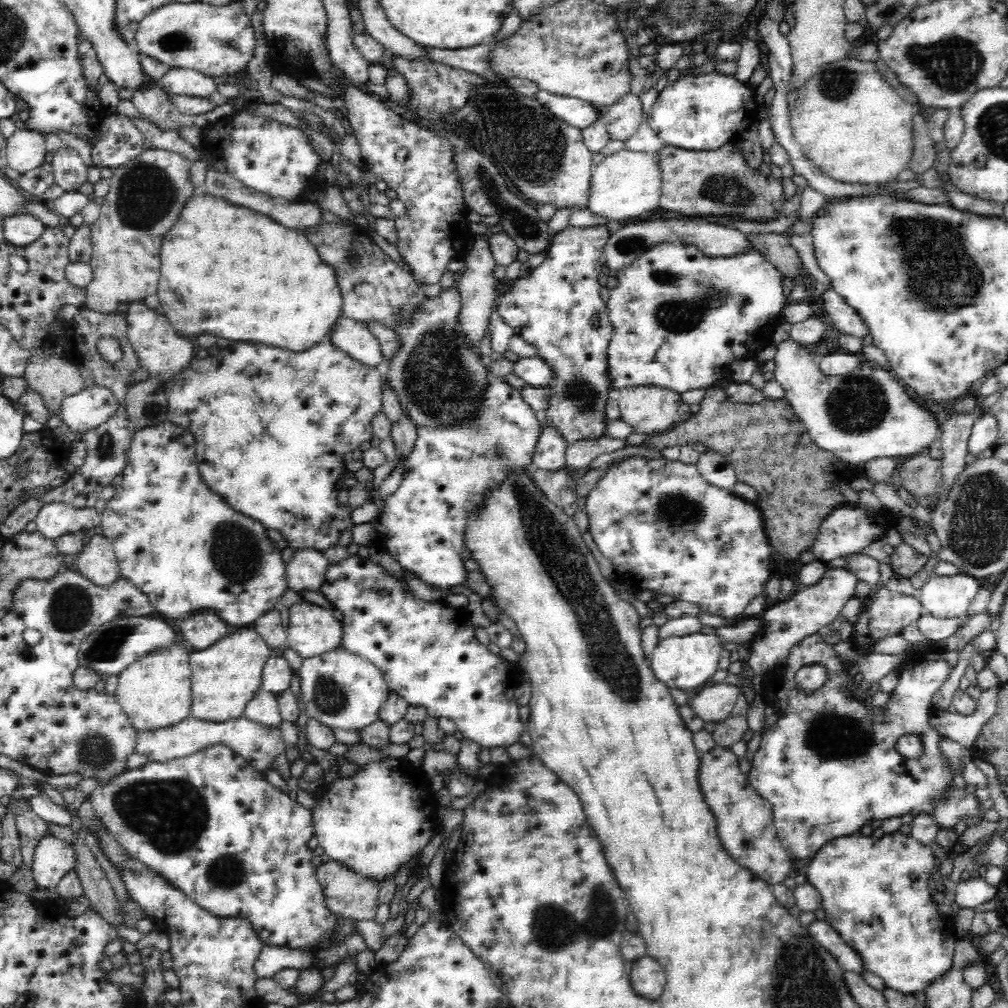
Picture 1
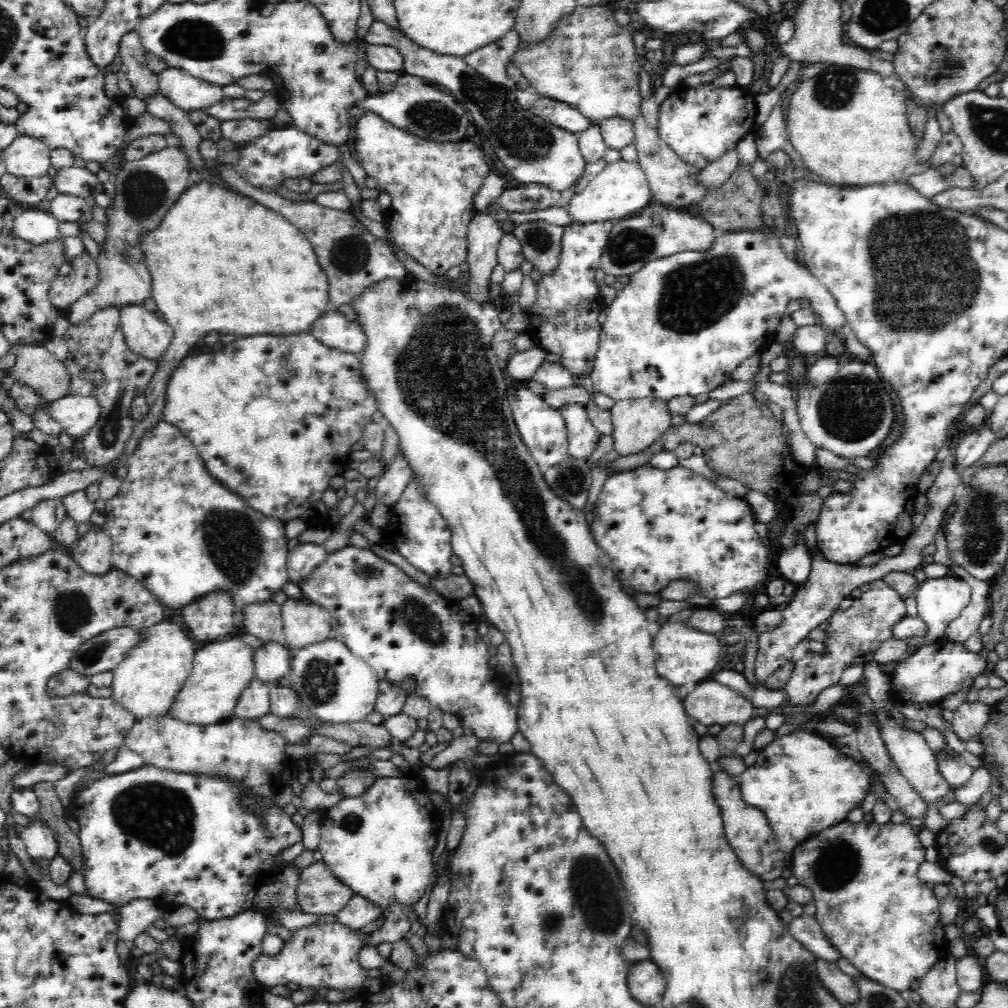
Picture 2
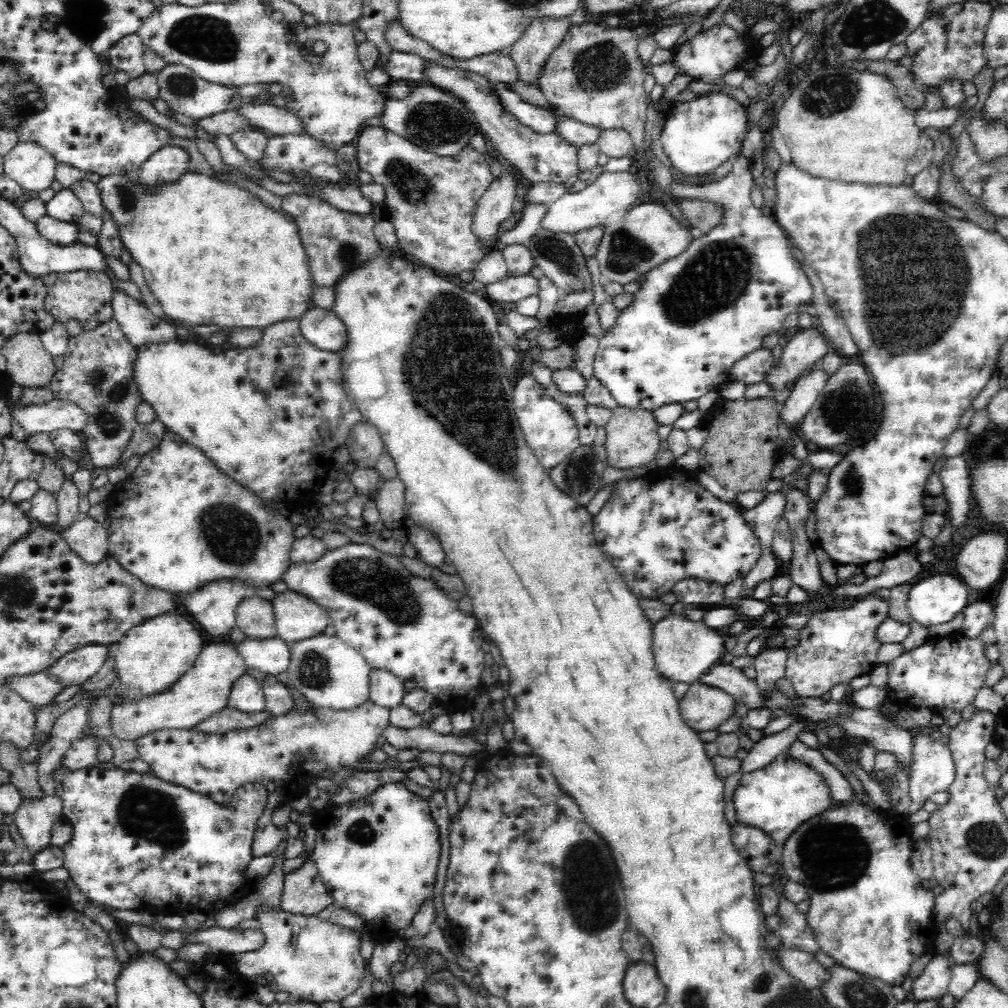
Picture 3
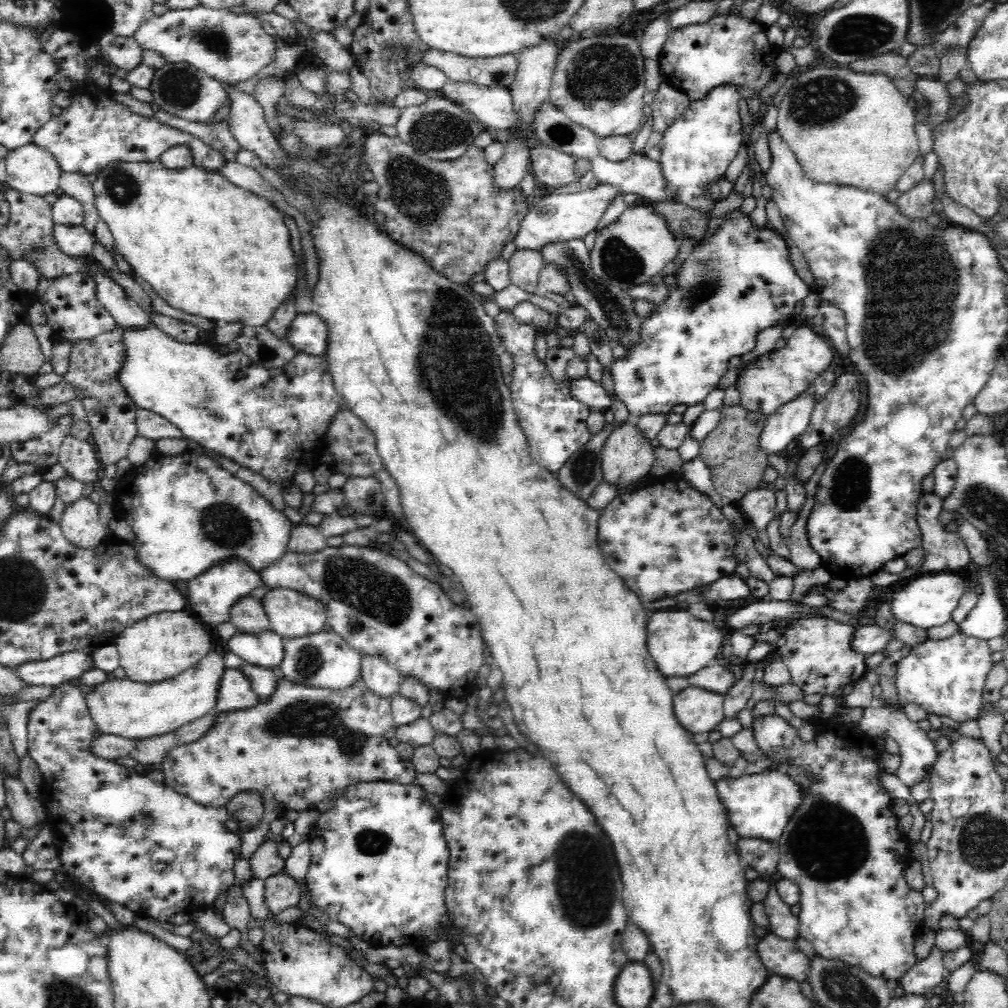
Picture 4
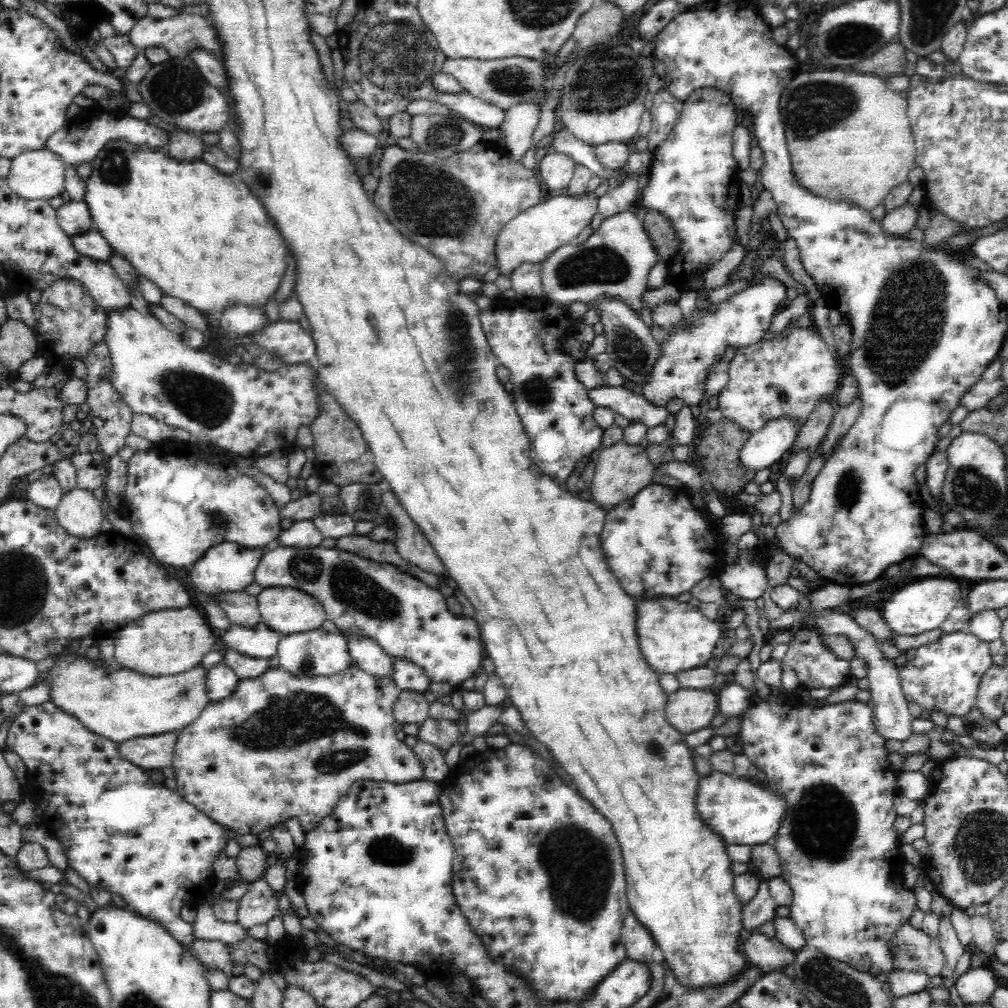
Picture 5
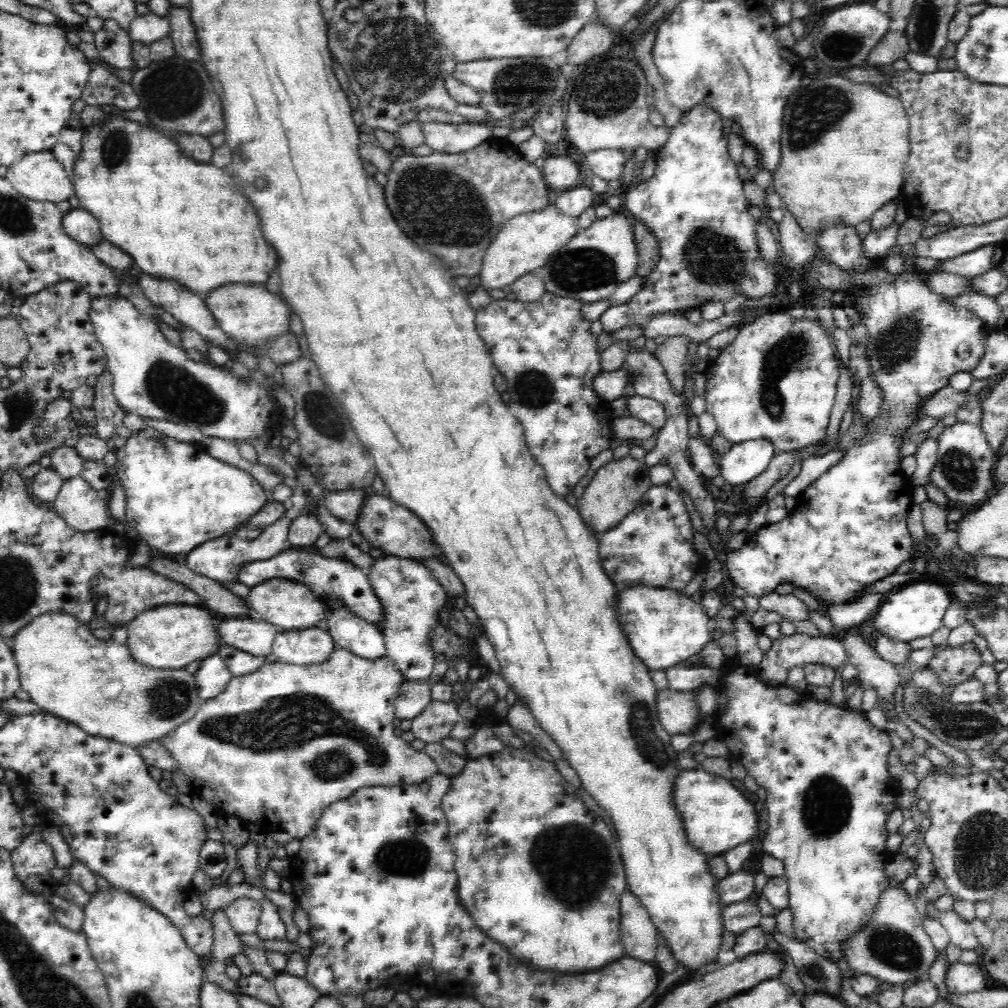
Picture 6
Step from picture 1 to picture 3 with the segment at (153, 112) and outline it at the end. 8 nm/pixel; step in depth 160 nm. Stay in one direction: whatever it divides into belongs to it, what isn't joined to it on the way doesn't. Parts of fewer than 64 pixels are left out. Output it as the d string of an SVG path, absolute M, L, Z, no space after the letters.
M137 32L128 34L108 48L106 62L112 64L118 71L127 72L131 79L138 78L146 70L143 57L145 47Z

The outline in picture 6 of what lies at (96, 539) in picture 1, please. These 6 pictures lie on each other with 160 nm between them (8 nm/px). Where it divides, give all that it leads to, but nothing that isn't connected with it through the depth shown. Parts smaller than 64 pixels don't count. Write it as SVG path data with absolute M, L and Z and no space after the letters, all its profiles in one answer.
M82 475L66 479L54 500L56 513L78 532L110 528L112 520L107 502L98 498Z

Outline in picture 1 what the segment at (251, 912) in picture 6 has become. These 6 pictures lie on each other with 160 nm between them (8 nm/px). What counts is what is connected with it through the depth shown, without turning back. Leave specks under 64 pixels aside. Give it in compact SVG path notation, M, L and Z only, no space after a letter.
M326 861L316 867L317 881L320 883L325 893L325 904L330 913L344 918L352 918L354 922L370 920L379 908L378 887L380 880L367 879L361 874L356 874L349 867L338 861Z

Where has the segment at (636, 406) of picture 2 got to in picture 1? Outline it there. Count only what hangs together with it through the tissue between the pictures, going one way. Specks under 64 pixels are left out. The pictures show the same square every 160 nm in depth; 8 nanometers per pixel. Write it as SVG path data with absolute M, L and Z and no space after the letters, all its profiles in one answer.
M627 386L618 392L617 403L620 411L619 420L632 428L631 439L637 441L654 434L660 434L678 422L676 411L681 404L681 395L667 387Z

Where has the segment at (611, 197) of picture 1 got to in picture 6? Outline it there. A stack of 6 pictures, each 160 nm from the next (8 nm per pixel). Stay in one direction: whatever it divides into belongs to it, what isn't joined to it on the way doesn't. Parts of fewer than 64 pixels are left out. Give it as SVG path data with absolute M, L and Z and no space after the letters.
M555 204L542 211L531 211L512 218L490 243L481 264L480 287L486 291L501 289L508 291L518 278L538 271L547 263L552 253L566 244L576 234L573 216L561 215Z

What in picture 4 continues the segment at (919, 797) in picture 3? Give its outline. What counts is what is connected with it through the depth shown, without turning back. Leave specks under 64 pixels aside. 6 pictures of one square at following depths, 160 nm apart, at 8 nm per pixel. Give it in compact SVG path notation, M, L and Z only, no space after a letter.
M882 703L877 707L869 707L865 710L860 719L860 726L862 734L867 738L890 736L890 738L894 738L898 743L901 764L894 775L900 779L900 782L910 787L912 784L920 782L922 778L930 777L937 760L935 744L928 739L926 731L920 729L917 723L907 717L902 706L895 708Z

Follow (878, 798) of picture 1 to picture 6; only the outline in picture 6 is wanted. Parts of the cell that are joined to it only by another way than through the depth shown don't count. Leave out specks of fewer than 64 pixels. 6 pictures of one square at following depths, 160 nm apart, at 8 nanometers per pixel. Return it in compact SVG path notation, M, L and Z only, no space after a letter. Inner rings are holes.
M973 643L948 650L942 649L936 648L938 654L930 660L928 667L936 671L941 678L942 691L944 686L951 684L950 682L954 683L955 688L960 682L972 678L976 668L983 664L981 654L975 650ZM681 770L674 786L674 806L678 806L682 822L686 824L686 836L703 855L720 856L723 852L748 842L758 834L758 820L754 804L750 804L728 779L704 771Z

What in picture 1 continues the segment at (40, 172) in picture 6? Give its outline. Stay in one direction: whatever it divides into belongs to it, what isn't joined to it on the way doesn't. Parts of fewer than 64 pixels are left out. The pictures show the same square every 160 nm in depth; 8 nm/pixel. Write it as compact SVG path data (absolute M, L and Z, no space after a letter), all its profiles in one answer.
M18 128L6 139L6 143L6 163L16 175L25 174L45 164L47 148L45 137L40 133Z

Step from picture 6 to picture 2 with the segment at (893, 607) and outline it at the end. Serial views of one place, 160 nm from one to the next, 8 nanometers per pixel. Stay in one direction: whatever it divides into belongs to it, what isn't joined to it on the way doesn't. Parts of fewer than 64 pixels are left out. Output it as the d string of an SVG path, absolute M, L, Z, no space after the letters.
M949 575L949 576L942 577L942 578L932 578L932 579L928 579L928 578L927 578L926 580L924 580L924 582L920 583L919 586L918 586L918 588L917 588L917 590L916 590L916 592L915 592L914 598L915 598L915 601L916 601L917 615L920 617L920 619L922 619L922 621L924 622L924 624L926 624L926 627L928 628L927 635L926 635L926 641L925 641L922 645L920 645L920 646L918 646L918 647L910 647L910 650L908 650L908 651L906 652L906 654L904 654L902 660L904 660L904 658L908 658L908 656L911 656L916 650L918 650L919 647L925 646L926 644L935 644L937 641L944 639L944 634L945 634L946 628L949 626L949 624L950 624L952 621L954 621L954 620L956 620L956 619L958 618L960 612L962 612L962 610L964 610L964 608L966 608L966 605L968 604L968 602L970 602L970 594L971 594L970 585L968 585L968 583L966 583L966 581L963 581L961 578L959 578L959 577L957 577L957 576L953 576L953 575Z

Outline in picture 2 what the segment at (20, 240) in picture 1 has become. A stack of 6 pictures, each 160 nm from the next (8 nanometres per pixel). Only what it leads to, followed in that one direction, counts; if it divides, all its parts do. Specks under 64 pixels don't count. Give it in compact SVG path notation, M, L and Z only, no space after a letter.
M42 210L18 211L11 229L16 237L36 246L62 238L60 223L52 214Z

